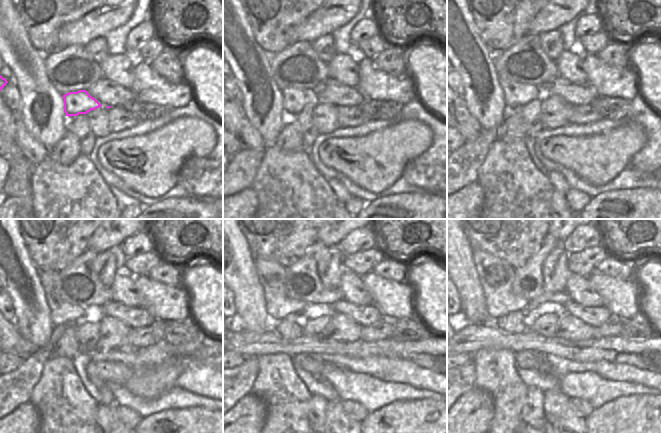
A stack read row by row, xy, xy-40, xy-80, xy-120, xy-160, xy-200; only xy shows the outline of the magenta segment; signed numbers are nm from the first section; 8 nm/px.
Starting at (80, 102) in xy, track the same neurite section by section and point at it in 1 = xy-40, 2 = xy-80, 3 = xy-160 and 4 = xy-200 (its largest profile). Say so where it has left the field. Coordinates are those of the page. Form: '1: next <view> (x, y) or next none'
1: next xy-40 (295, 99)
2: next xy-80 (516, 95)
3: next xy-160 (283, 309)
4: next xy-200 (516, 304)

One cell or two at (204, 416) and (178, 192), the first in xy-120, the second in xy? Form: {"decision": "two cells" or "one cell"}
{"decision": "two cells"}

